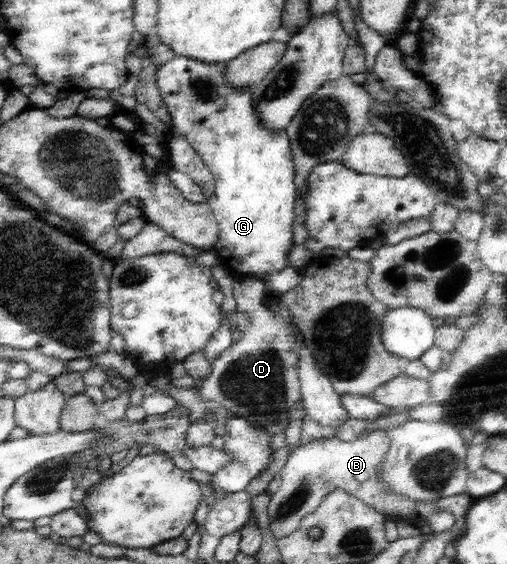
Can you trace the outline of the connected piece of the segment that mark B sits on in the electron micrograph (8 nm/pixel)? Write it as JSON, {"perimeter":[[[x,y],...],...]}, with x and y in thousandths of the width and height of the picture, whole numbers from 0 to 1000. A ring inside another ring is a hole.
{"perimeter":[[[759,761],[732,764],[684,785],[665,773],[615,784],[586,793],[582,800],[570,803],[568,812],[556,817],[554,860],[533,881],[529,894],[533,936],[544,956],[576,947],[592,931],[594,920],[617,910],[637,881],[661,867],[684,871],[688,878],[728,894],[728,899],[761,917],[777,910],[793,917],[793,924],[811,931],[824,931],[828,936],[846,931],[848,945],[854,949],[884,940],[895,931],[897,913],[866,902],[862,887],[819,890],[791,881],[791,876],[767,874],[767,869],[755,869],[751,860],[746,860],[746,824],[753,821],[769,793],[767,773],[759,770]]]}

